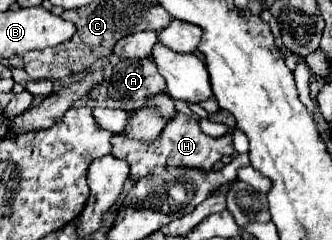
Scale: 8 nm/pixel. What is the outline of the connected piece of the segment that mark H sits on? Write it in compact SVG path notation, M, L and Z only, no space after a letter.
M178 111L172 119L168 119L166 127L160 131L156 141L150 141L150 143L136 141L124 133L118 133L118 135L112 135L110 143L112 143L112 155L116 159L124 159L130 165L130 179L132 183L136 183L138 179L150 175L156 167L190 167L190 169L210 171L216 161L230 157L234 153L232 133L234 133L234 127L228 127L226 135L210 137L200 129L196 119Z

